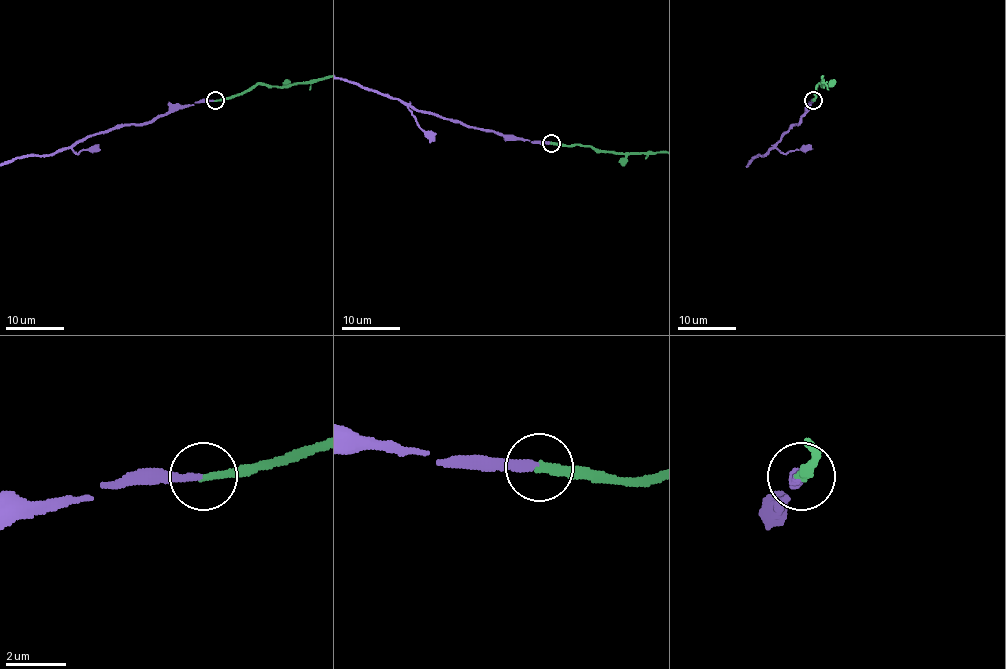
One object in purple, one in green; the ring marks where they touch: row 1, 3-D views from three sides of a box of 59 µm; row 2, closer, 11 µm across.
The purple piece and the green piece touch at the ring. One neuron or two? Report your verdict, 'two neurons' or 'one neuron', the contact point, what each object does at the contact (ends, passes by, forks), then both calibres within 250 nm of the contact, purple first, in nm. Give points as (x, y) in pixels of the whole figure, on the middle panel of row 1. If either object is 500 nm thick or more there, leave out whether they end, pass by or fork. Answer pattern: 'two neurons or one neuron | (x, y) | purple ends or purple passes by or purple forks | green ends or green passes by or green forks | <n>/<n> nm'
one neuron | (551, 143) | purple ends | green ends | 260/240 nm

